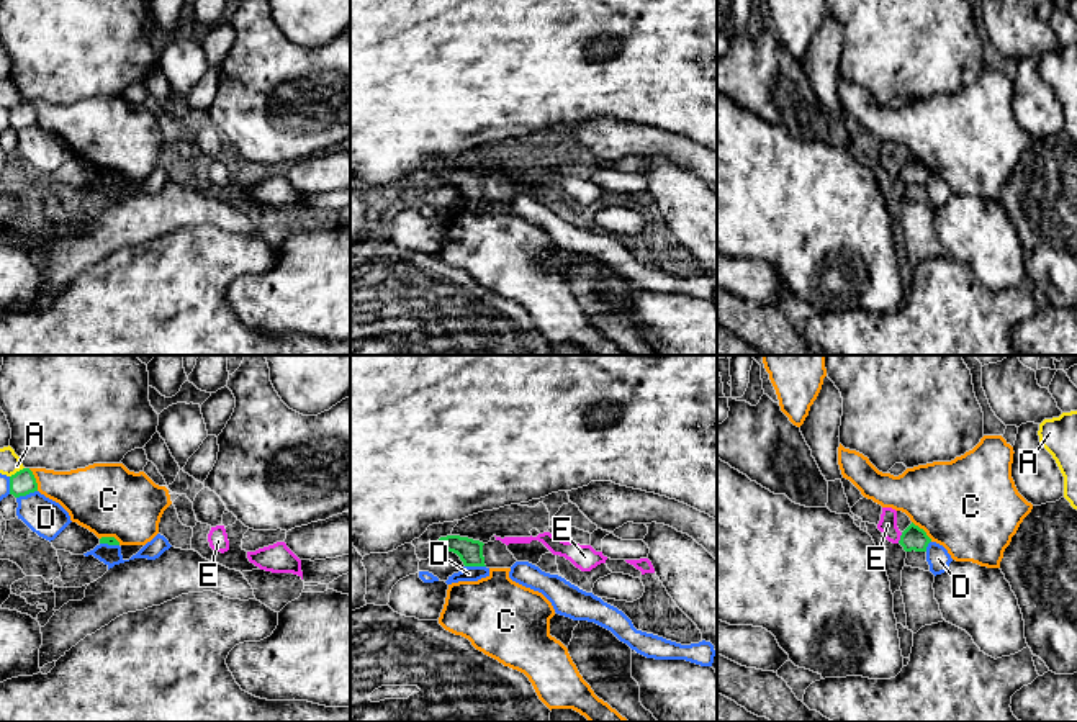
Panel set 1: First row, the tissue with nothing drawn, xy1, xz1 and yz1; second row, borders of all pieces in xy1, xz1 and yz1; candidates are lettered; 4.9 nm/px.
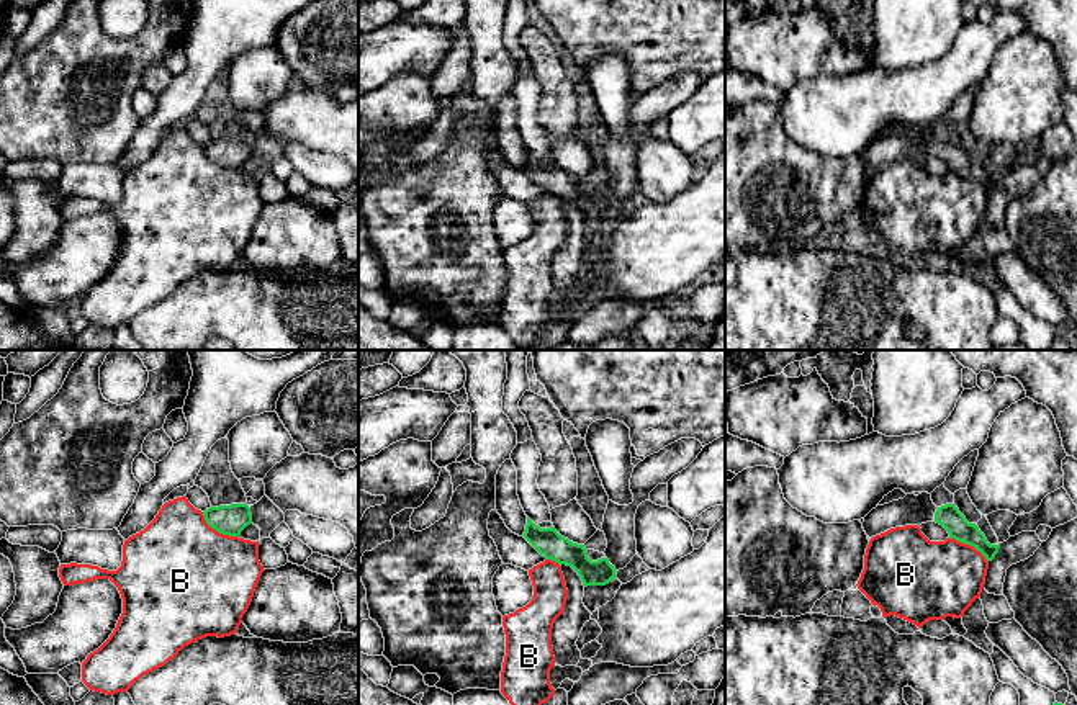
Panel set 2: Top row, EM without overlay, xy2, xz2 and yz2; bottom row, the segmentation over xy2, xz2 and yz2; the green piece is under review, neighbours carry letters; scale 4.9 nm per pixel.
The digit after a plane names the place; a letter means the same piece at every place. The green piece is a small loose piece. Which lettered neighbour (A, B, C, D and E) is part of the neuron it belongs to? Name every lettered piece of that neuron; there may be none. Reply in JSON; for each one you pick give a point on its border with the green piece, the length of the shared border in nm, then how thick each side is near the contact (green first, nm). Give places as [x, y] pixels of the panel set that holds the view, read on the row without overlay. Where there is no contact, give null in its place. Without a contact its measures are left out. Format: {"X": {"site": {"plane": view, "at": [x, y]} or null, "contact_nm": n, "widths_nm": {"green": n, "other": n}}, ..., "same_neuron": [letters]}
{"same_neuron": []}

